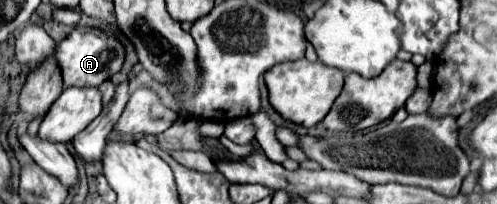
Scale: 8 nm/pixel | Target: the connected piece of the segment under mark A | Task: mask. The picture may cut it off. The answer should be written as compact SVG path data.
M74 28L68 38L56 46L56 62L62 72L64 88L96 88L120 70L124 62L124 46L110 28Z

